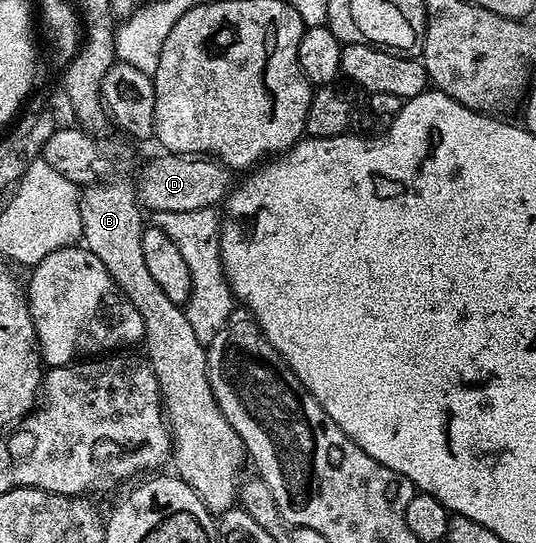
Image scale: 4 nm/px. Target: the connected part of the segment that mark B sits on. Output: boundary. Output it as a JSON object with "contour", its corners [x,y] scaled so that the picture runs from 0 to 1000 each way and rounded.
{"contour":[[[170,339],[151,352],[146,368],[146,374],[149,376],[149,405],[153,407],[151,444],[157,448],[159,459],[168,460],[179,471],[179,479],[187,479],[187,486],[194,486],[194,494],[201,494],[201,501],[209,508],[213,525],[220,529],[229,551],[233,551],[237,558],[244,556],[244,560],[250,562],[252,575],[265,584],[265,608],[272,613],[272,646],[269,646],[269,652],[278,665],[280,676],[287,680],[287,691],[295,702],[295,724],[302,727],[302,753],[317,786],[317,803],[321,808],[321,858],[326,858],[326,862],[332,864],[326,866],[330,878],[340,880],[351,893],[354,893],[354,897],[358,897],[358,901],[362,901],[362,904],[366,904],[366,908],[369,908],[377,926],[382,928],[394,943],[412,943],[431,937],[433,926],[440,917],[440,884],[437,888],[437,878],[450,869],[451,849],[457,853],[463,838],[451,821],[448,803],[440,803],[440,796],[433,785],[425,781],[425,773],[414,764],[410,751],[399,735],[399,724],[396,722],[392,702],[384,691],[382,635],[377,635],[373,626],[366,622],[364,613],[358,611],[358,602],[347,587],[345,569],[341,569],[334,558],[313,552],[313,545],[302,536],[299,523],[291,523],[291,516],[284,510],[284,501],[276,501],[276,486],[269,481],[269,453],[265,449],[265,425],[269,422],[269,407],[265,409],[265,400],[269,400],[269,394],[254,370],[252,352],[248,348],[233,350],[228,343],[190,341],[192,339]]]}

